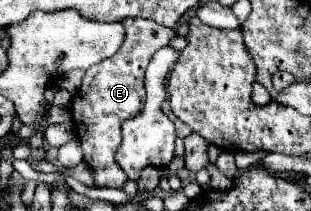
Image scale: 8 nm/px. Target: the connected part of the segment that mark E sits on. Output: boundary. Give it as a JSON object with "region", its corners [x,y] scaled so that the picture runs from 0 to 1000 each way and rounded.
{"region":[[[399,90],[392,109],[405,128],[405,175],[386,242],[367,270],[277,336],[264,412],[238,450],[225,507],[244,640],[270,716],[264,773],[277,773],[283,801],[296,810],[309,886],[373,886],[373,896],[386,896],[405,867],[399,810],[367,763],[367,725],[392,678],[386,602],[405,564],[437,555],[457,526],[457,479],[469,469],[463,346],[469,308],[482,299],[482,270],[508,232],[540,213],[553,175],[566,175],[559,137],[502,118],[482,90]]]}

